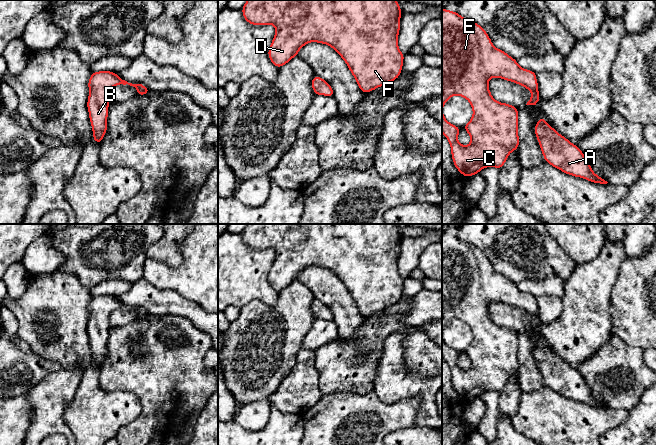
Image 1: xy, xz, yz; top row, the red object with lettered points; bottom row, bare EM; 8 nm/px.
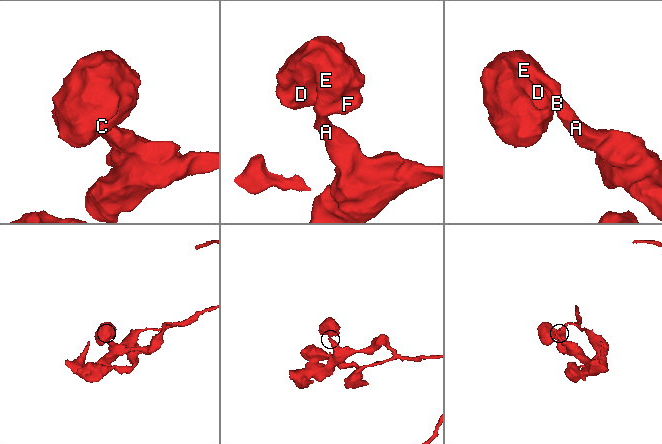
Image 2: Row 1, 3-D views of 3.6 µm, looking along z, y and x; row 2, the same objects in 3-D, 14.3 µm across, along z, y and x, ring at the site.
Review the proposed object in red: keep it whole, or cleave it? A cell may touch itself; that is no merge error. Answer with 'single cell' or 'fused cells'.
single cell

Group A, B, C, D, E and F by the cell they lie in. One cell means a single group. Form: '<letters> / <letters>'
A B C D E F

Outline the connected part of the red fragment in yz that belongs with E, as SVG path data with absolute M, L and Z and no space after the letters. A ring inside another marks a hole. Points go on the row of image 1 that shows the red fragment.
M442 9L442 133L451 146L454 166L465 177L473 176L486 167L501 169L509 154L519 146L518 109L492 97L488 81L493 77L527 88L532 95L526 105L539 102L535 72L521 68L514 58L494 47L484 28L473 20L463 18L458 12ZM454 95L467 99L473 110L471 120L463 127L471 138L467 146L458 142L461 128L449 123L443 115L443 105Z

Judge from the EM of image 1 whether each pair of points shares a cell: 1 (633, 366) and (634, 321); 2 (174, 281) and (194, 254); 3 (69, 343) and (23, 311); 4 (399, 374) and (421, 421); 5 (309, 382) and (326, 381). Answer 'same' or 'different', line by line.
1: different
2: same
3: same
4: same
5: different

